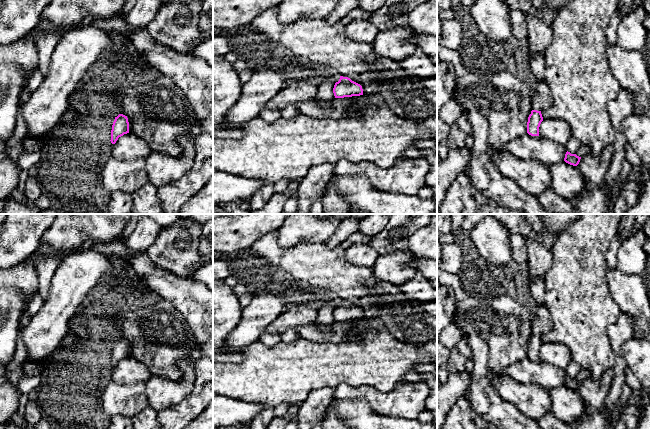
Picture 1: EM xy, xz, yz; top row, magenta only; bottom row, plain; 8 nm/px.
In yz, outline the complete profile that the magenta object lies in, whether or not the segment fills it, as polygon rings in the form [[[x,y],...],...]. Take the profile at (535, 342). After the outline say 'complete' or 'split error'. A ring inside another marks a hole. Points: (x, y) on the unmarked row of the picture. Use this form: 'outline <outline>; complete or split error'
outline [[[536,305],[533,319],[533,334],[528,341],[527,357],[531,360],[539,360],[539,351],[543,345],[541,336],[552,329],[550,313],[545,305]]]; split error

